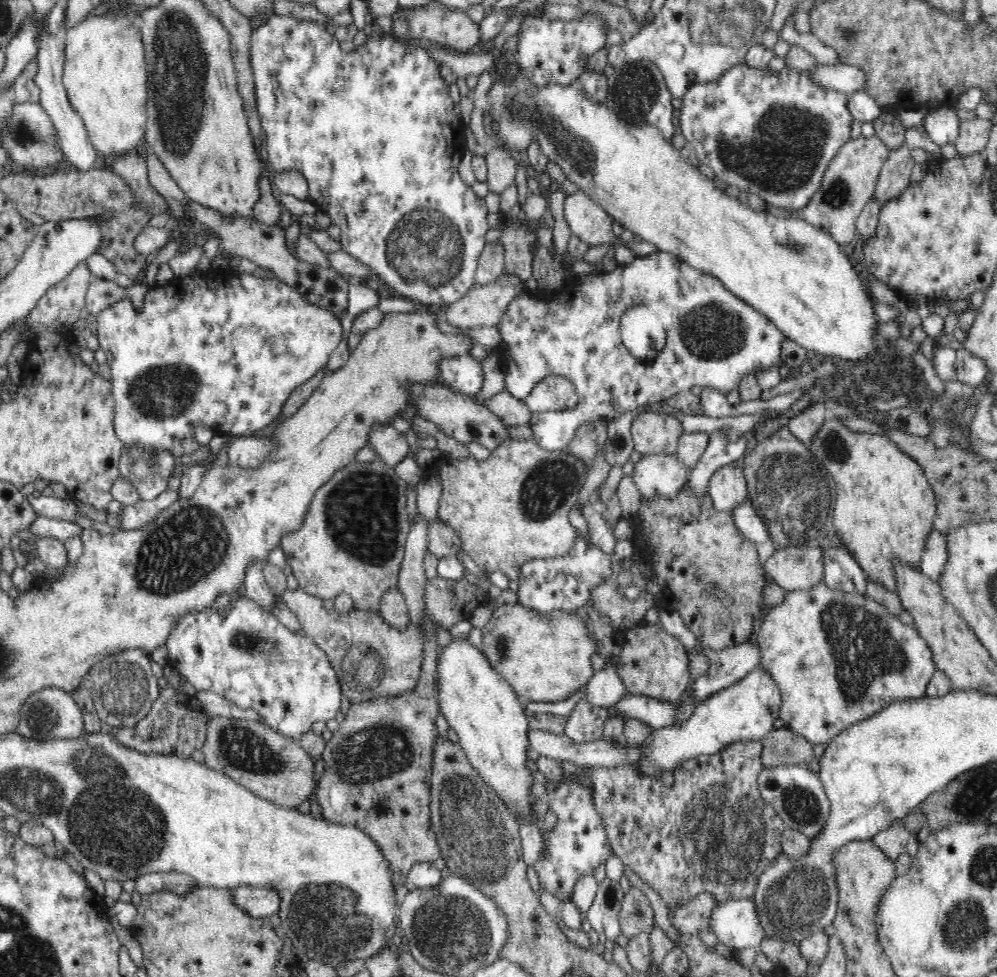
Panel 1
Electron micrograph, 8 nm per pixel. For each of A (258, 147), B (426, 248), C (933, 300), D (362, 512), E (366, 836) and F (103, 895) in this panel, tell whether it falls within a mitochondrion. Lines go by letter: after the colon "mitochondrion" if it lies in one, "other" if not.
A: other
B: mitochondrion
C: other
D: mitochondrion
E: other
F: other

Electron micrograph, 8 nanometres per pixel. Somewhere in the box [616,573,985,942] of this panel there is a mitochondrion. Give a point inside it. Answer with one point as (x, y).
(722, 836)

